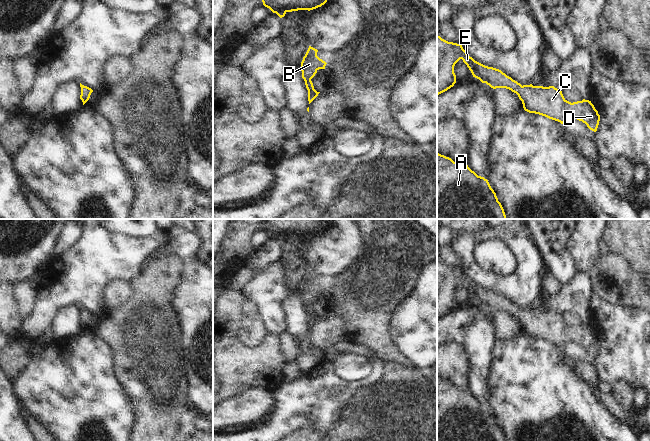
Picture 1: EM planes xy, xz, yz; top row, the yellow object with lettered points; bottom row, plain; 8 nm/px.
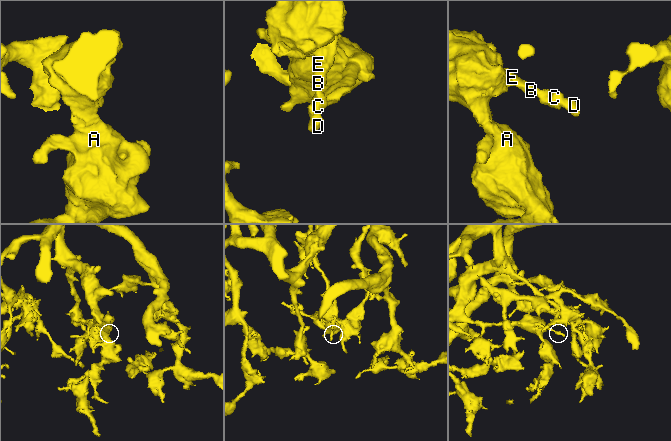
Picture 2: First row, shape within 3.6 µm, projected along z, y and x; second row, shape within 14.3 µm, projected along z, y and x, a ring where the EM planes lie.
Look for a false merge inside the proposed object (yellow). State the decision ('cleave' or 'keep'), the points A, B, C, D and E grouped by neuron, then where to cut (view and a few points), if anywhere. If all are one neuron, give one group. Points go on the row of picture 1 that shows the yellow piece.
keep; A B C D E; no cut

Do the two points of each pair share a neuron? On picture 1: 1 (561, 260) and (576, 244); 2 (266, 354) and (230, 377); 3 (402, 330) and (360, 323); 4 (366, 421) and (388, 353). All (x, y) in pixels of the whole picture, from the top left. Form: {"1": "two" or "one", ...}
{"1": "two", "2": "one", "3": "two", "4": "two"}

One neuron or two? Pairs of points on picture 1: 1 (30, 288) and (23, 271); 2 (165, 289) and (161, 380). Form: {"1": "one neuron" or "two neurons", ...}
{"1": "two neurons", "2": "one neuron"}

